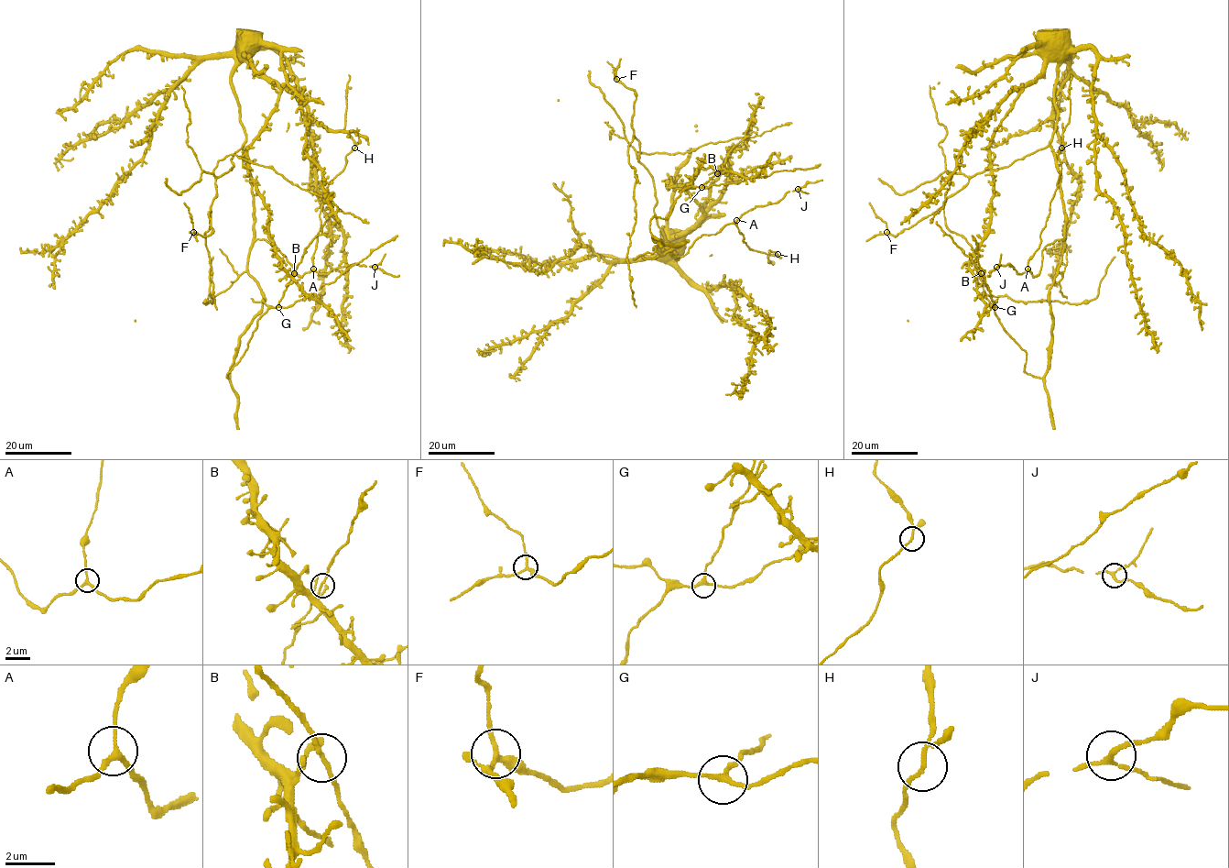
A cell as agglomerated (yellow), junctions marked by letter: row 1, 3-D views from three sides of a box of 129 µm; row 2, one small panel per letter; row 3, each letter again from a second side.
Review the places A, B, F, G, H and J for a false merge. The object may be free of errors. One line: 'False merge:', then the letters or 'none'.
False merge: none

